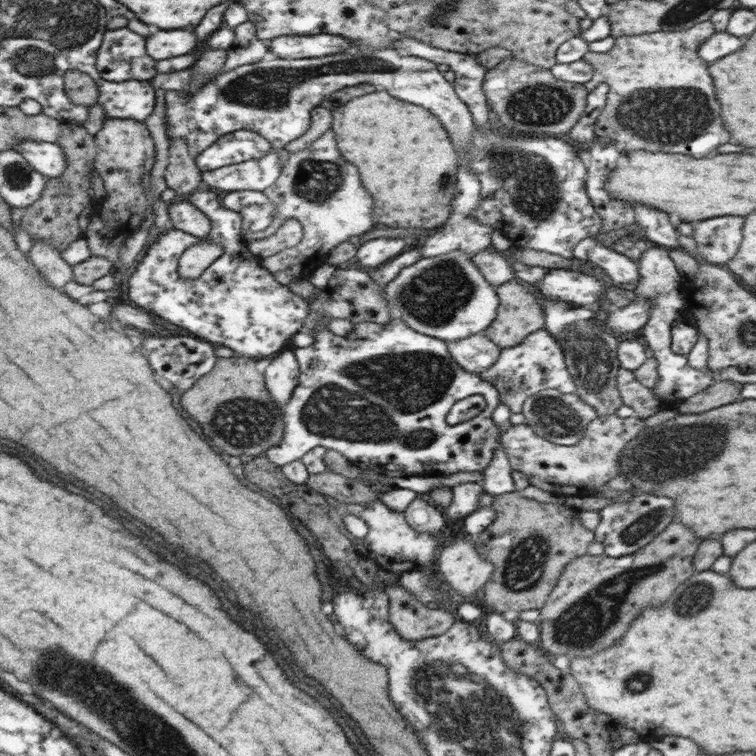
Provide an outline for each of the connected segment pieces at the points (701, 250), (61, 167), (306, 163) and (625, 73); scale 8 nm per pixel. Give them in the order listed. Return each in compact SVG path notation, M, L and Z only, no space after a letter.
M726 215L696 221L692 238L696 241L698 259L724 266L742 244L744 219L742 215Z
M24 140L14 146L34 168L47 179L61 178L67 172L66 155L58 143Z
M332 130L322 134L304 150L289 153L280 177L272 186L265 188L263 193L276 206L274 220L262 231L241 229L240 238L244 243L268 238L277 232L286 218L296 218L300 222L303 235L296 246L260 260L261 268L268 269L284 285L289 285L294 279L309 278L311 272L323 263L335 246L357 239L374 226L374 200L362 188L358 168L340 156Z
M709 19L679 32L657 31L640 35L622 35L616 38L616 44L609 52L586 53L582 60L592 64L594 75L584 87L593 92L598 84L609 86L606 107L596 120L596 137L608 137L614 143L624 142L626 152L643 150L690 155L694 158L715 154L718 146L730 144L732 138L722 122L722 108L716 99L714 81L708 71L709 66L697 53L698 48L712 34L715 34L715 28Z

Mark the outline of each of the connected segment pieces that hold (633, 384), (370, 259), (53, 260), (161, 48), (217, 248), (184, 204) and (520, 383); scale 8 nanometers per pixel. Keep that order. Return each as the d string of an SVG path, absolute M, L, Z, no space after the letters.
M620 368L617 372L617 387L623 404L634 409L636 416L642 421L664 407L656 398L653 388L638 382L634 371Z
M376 238L358 245L356 258L362 266L376 269L386 261L408 250L410 241L405 238Z
M38 241L32 244L27 252L33 263L41 271L41 276L46 278L52 286L64 287L67 282L73 280L72 265L66 262L62 251L54 247L55 244Z
M160 30L146 40L145 50L151 58L166 60L190 53L196 46L192 30Z
M200 241L180 255L178 273L189 279L198 278L215 260L222 256L223 246L218 243Z
M174 199L170 203L169 217L174 229L196 238L204 238L211 230L210 219L188 201Z
M545 329L529 334L514 347L501 349L498 360L478 375L498 390L500 402L510 408L511 414L521 412L524 401L540 390L553 388L566 394L576 390L576 383L566 366L563 348Z

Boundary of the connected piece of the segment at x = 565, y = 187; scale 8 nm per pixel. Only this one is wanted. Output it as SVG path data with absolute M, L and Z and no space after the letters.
M496 120L486 128L472 130L470 160L474 173L480 180L480 211L473 215L476 221L501 230L512 246L522 245L527 249L549 252L569 259L572 248L584 240L594 237L602 226L592 200L587 195L585 182L588 163L576 145L563 137L533 135L505 129Z

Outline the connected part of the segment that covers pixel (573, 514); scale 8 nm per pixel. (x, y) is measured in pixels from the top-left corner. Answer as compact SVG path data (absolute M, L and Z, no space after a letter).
M518 492L498 495L492 499L491 507L497 513L495 522L480 533L475 544L482 557L494 564L493 576L484 586L484 606L488 606L486 611L503 614L507 610L521 612L540 609L559 582L566 565L587 554L588 546L595 541L595 532L582 526L577 510L568 509L565 504L539 502Z

